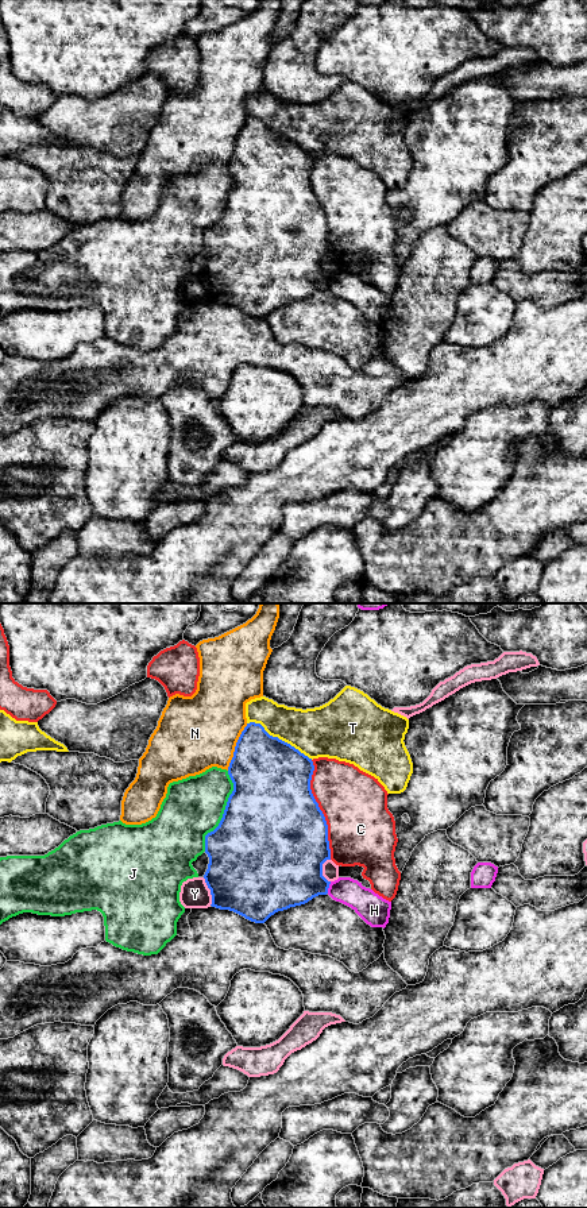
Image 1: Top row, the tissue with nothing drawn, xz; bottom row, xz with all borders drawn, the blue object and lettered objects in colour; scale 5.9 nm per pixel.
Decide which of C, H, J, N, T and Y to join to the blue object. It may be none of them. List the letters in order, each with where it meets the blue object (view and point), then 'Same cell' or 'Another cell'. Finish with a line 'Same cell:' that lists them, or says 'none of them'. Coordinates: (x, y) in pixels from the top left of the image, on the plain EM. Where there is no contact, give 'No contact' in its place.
C: Touches blue at xz (320, 205). Another cell
H: Touches blue at xz (328, 282). Another cell
J: Touches blue at xz (224, 207). Another cell
N: Touches blue at xz (235, 142). Another cell
T: Touches blue at xz (278, 134). Another cell
Y: Touches blue at xz (211, 286). Another cell
Same cell: none of them

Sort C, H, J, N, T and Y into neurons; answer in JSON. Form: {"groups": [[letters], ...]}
{"groups": [["C"], ["H"], ["J"], ["N"], ["T"], ["Y"]]}

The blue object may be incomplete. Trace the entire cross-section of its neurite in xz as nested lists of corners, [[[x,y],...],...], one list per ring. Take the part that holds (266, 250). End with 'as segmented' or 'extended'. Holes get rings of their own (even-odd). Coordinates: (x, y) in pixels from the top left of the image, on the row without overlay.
[[[247,119],[228,162],[233,186],[219,221],[205,231],[209,259],[204,274],[211,285],[212,302],[233,306],[255,319],[264,319],[278,306],[328,289],[331,277],[323,271],[323,259],[331,255],[328,220],[310,185],[313,166],[312,154],[270,131],[260,119]]]; as segmented

